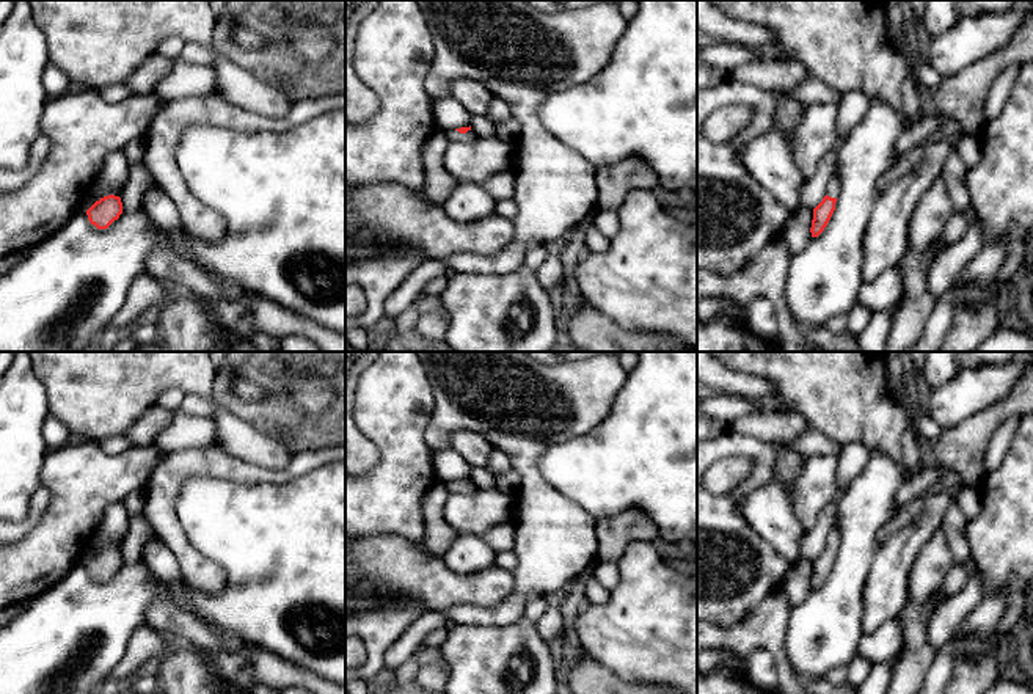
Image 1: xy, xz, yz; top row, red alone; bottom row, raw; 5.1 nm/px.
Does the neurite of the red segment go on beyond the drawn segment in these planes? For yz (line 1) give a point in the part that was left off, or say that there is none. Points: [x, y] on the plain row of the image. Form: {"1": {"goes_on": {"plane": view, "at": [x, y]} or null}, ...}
{"1": {"goes_on": {"plane": "yz", "at": [834, 537]}}}

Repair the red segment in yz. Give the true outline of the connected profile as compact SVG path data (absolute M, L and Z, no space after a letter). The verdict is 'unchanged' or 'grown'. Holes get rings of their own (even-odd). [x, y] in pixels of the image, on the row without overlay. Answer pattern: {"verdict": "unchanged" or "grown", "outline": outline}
{"verdict": "grown", "outline": "M834 528L829 534L826 548L813 561L813 572L812 572L812 579L810 579L812 589L818 589L827 578L835 562L835 554L837 554L838 546L840 546L840 531Z"}

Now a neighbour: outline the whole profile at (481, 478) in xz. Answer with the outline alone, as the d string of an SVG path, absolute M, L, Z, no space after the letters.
M471 466L471 482L480 490L496 488L495 476L484 466Z

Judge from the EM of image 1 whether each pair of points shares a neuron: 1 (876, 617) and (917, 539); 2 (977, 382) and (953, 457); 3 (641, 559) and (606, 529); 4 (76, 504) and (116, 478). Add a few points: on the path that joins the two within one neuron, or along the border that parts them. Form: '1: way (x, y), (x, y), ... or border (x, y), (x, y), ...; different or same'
1: way (883, 599), (890, 566), (898, 558); same
2: border (999, 401), (945, 429); different
3: border (652, 540), (631, 540), (614, 561); different
4: way (85, 495), (101, 479), (107, 478); same

